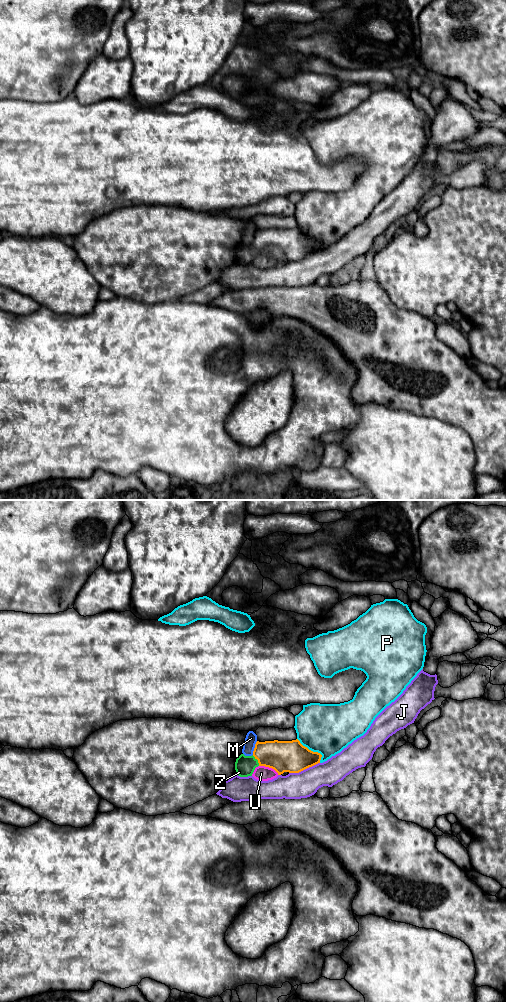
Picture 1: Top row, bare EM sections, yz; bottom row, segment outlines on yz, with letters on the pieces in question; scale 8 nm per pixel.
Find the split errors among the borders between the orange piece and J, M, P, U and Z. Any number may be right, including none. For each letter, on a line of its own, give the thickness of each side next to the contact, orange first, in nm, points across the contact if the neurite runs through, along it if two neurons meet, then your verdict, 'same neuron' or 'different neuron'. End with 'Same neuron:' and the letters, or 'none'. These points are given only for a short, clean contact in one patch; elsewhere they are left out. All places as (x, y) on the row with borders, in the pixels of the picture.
J: calibres 260 and 220 nm; different neuron
M: calibres 260 and 100 nm; border yz (257, 741), (252, 754); different neuron
P: calibres 260 and 400 nm; border yz (297, 738), (303, 745), (321, 755), (320, 762); different neuron
U: calibres 260 and 120 nm; border yz (259, 765), (271, 767), (278, 774); different neuron
Z: calibres 260 and 160 nm; way yz (283, 756), (261, 756), (257, 759), (245, 765); same neuron
Same neuron: Z

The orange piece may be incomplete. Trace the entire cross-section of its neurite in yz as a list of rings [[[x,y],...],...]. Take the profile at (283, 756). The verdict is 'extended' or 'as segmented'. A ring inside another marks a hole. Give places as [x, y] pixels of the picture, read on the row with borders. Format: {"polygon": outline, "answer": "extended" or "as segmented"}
{"polygon": [[[298,739],[292,741],[257,741],[252,756],[241,754],[235,762],[236,775],[240,777],[252,776],[254,770],[258,766],[265,766],[274,769],[278,775],[284,772],[299,773],[309,767],[320,763],[322,755],[313,752],[303,746]]], "answer": "extended"}

